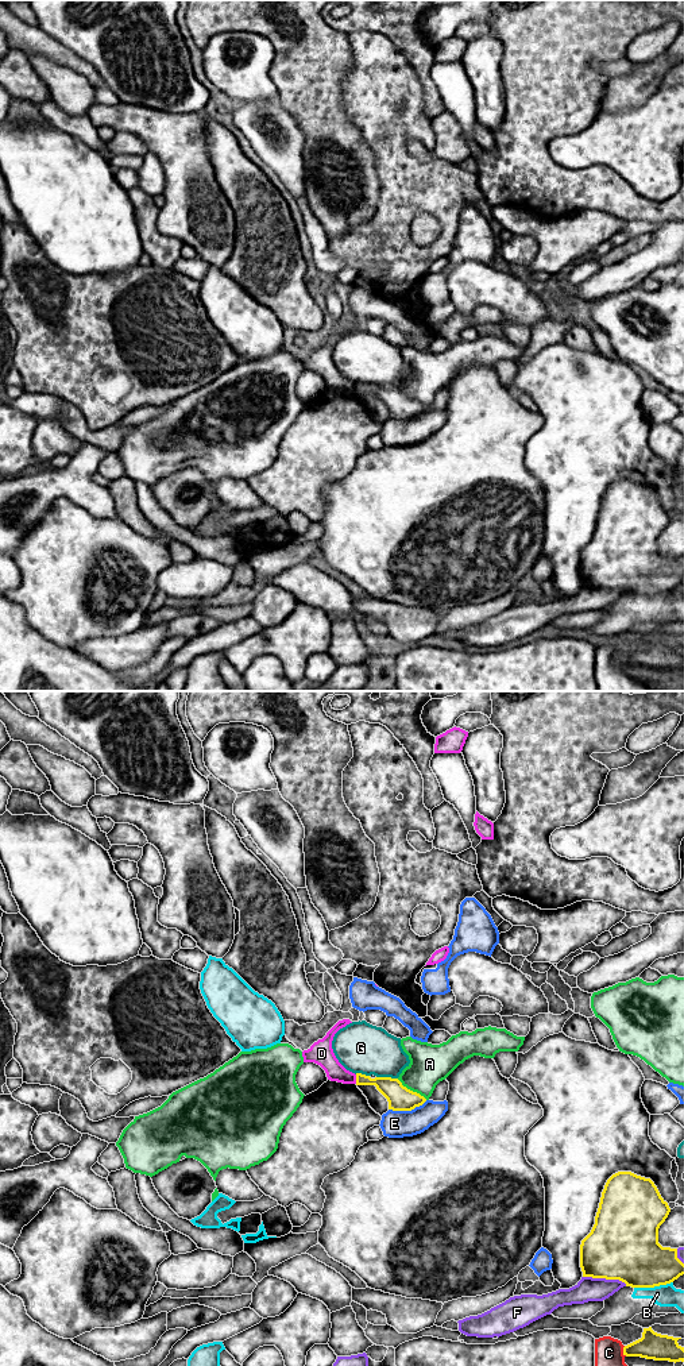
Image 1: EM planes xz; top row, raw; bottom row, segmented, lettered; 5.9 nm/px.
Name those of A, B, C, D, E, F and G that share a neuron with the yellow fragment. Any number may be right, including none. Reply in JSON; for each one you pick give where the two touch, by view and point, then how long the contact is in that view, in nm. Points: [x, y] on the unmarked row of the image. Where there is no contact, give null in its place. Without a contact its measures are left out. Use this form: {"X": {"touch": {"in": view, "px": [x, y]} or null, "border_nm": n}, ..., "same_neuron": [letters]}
{"same_neuron": []}

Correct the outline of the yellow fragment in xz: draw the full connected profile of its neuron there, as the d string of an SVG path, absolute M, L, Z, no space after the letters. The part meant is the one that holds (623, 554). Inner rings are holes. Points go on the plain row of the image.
M631 481L612 483L602 501L595 533L580 553L583 586L619 589L631 597L666 594L684 583L677 557L658 552L658 537L671 521L650 487Z

